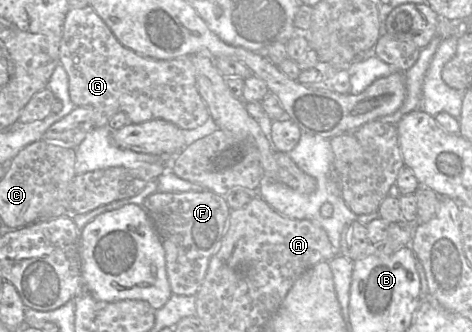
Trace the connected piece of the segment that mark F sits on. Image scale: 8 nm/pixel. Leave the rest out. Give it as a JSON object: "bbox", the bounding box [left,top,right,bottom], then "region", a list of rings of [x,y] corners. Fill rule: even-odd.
{"bbox":[143,191,230,296],"region":[[[212,191],[159,193],[149,195],[143,207],[165,250],[167,278],[172,294],[196,296],[211,257],[218,251],[230,217],[225,197]]]}

